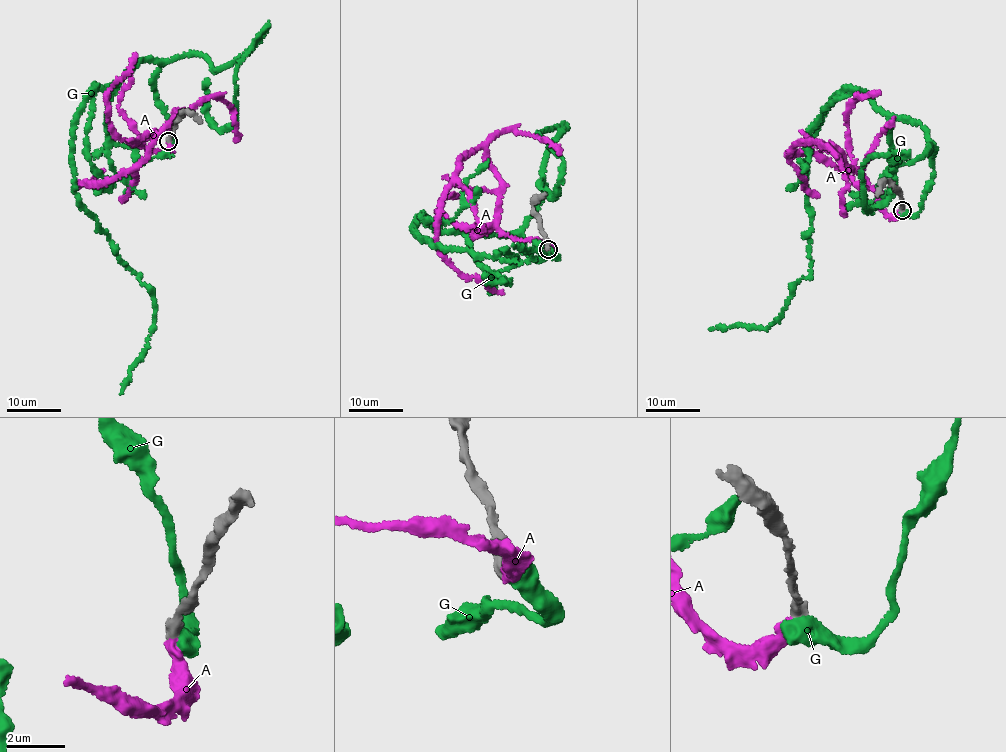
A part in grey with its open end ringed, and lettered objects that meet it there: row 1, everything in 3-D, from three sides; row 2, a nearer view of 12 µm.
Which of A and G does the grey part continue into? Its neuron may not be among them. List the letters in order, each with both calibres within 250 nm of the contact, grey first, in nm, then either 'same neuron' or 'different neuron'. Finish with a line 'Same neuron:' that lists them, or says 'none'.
A: calibres 360 and 400 nm; same neuron
G: calibres 360 and 700 nm; different neuron
Same neuron: A

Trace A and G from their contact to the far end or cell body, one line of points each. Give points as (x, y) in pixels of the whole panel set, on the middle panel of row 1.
A: (547, 249), (500, 229), (502, 184), (482, 147), (460, 158), (437, 216), (440, 255), (468, 277), (503, 292)
G: (548, 249), (415, 227), (443, 250), (551, 253), (511, 244)

